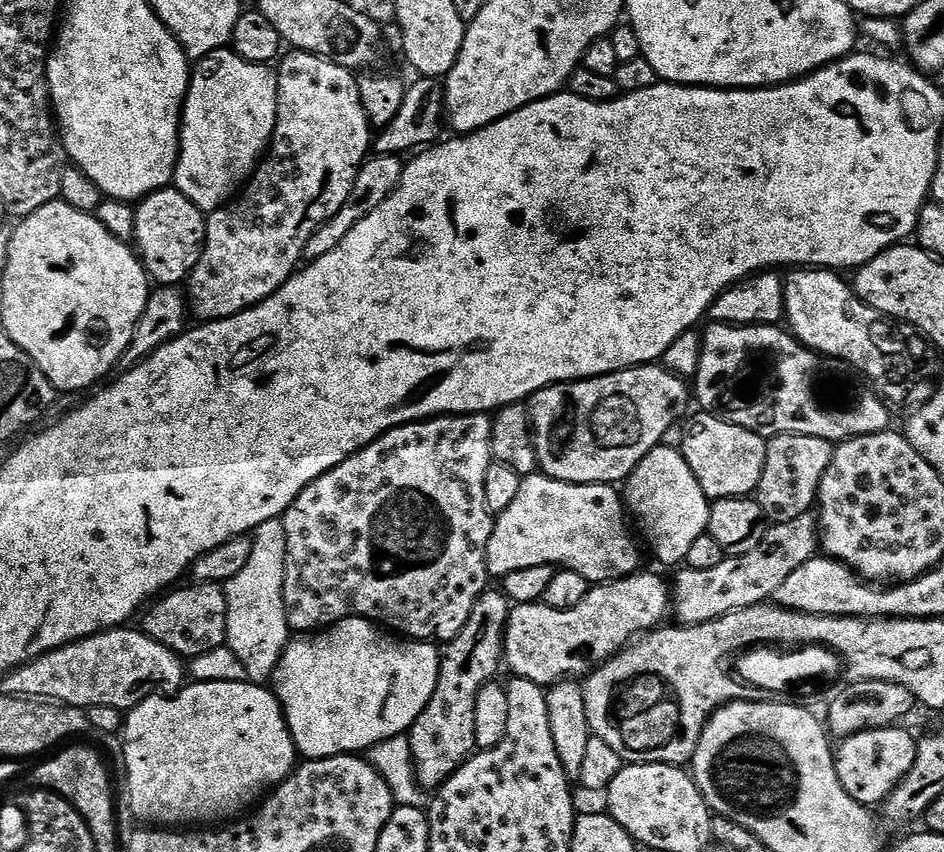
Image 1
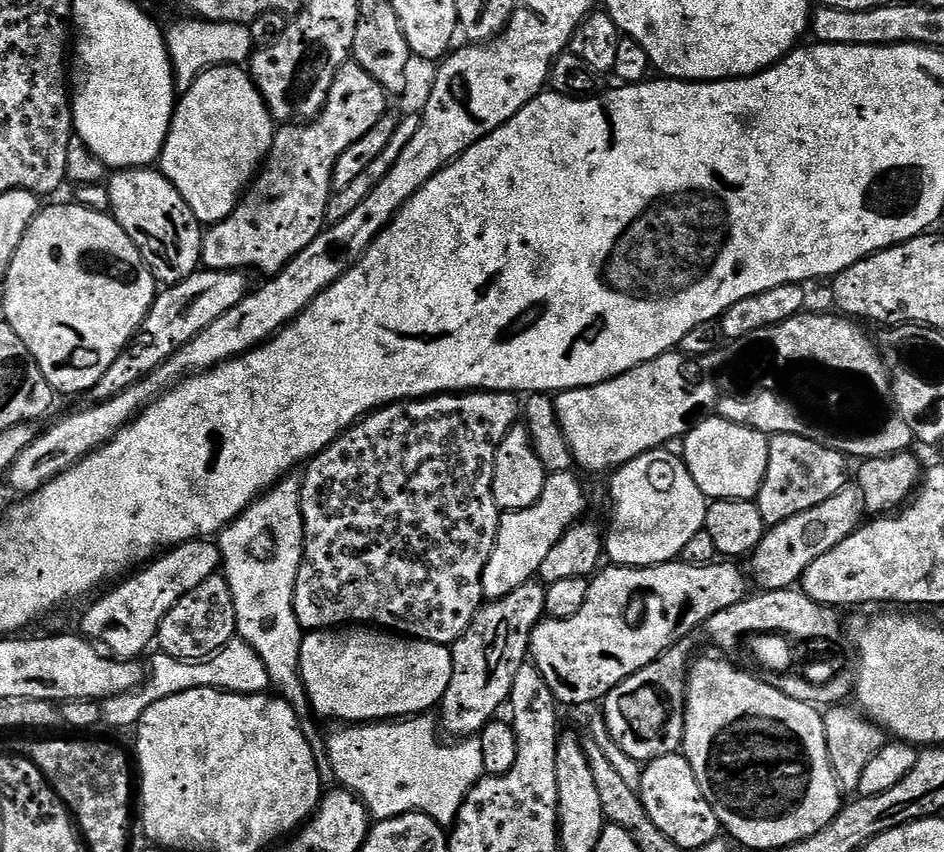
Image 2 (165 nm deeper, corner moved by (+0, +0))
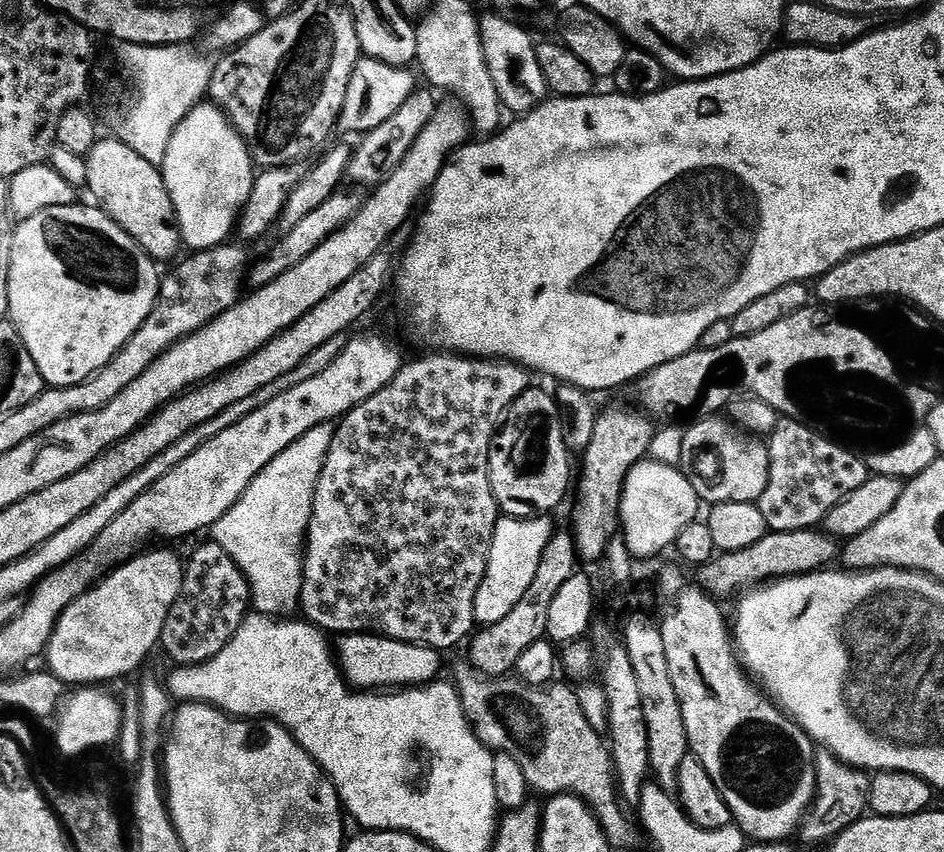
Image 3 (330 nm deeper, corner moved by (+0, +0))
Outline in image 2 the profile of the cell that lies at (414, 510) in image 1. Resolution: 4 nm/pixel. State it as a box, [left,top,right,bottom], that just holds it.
[294,392,521,646]

